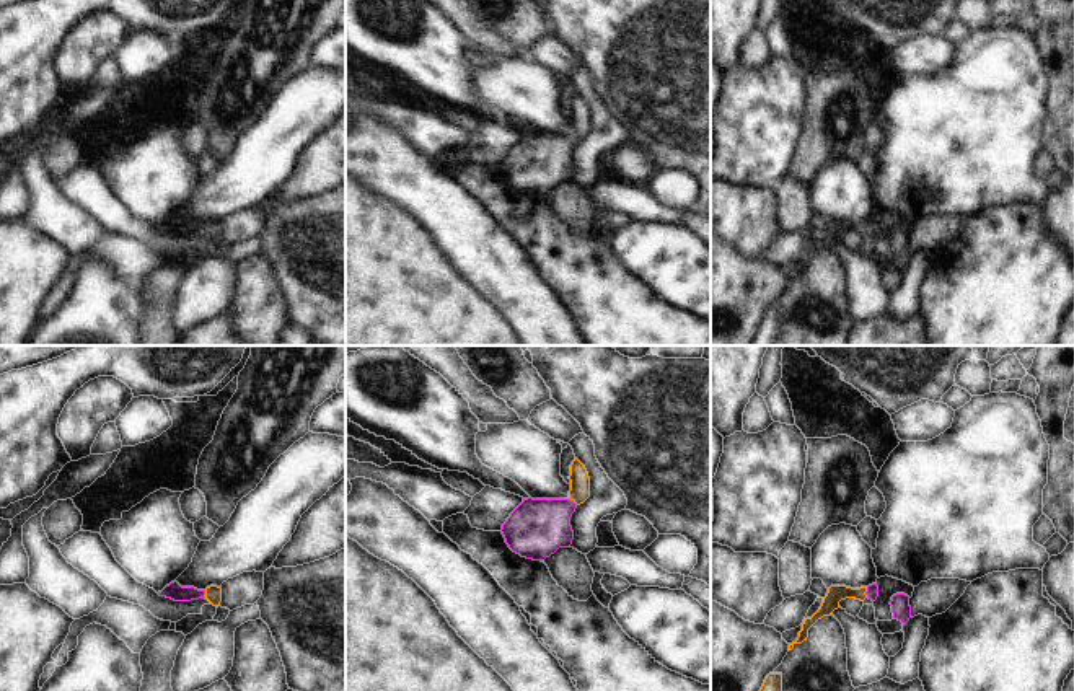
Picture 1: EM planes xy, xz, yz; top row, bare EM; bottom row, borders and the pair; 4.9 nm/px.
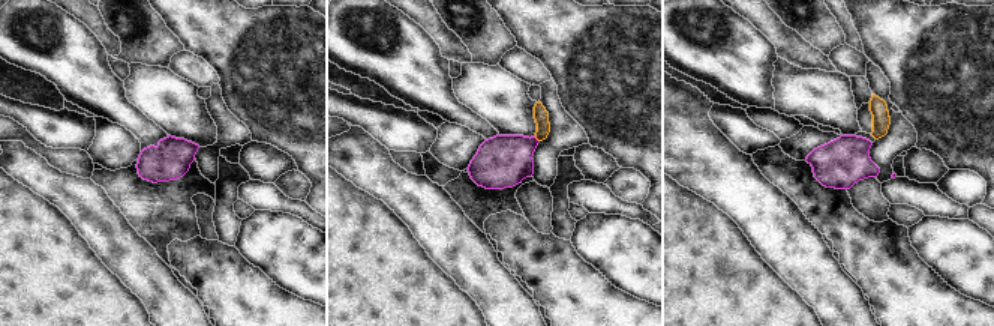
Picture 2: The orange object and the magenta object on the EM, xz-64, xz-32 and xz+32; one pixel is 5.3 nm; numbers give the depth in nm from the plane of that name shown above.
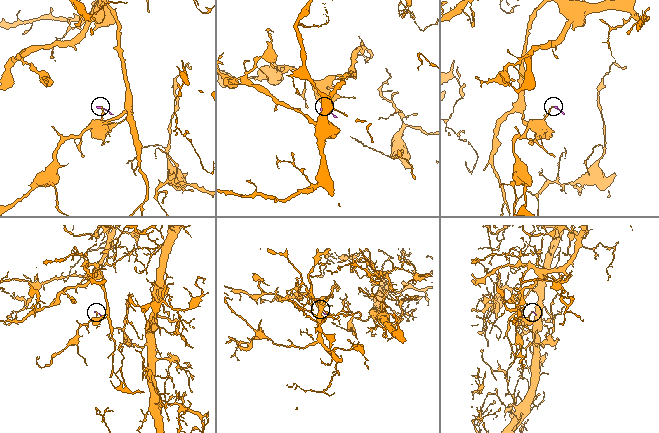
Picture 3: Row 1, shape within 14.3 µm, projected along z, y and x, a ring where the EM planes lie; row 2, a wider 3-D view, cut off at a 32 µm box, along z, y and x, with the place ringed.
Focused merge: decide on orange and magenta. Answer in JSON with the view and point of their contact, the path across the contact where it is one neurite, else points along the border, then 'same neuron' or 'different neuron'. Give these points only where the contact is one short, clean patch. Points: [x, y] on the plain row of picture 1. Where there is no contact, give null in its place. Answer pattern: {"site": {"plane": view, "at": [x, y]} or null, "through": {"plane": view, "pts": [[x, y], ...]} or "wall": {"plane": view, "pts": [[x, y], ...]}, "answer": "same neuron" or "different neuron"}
{"site": {"plane": "yz", "at": [866, 225]}, "through": {"plane": "yz", "pts": [[835, 228], [866, 225], [872, 225]]}, "answer": "same neuron"}

